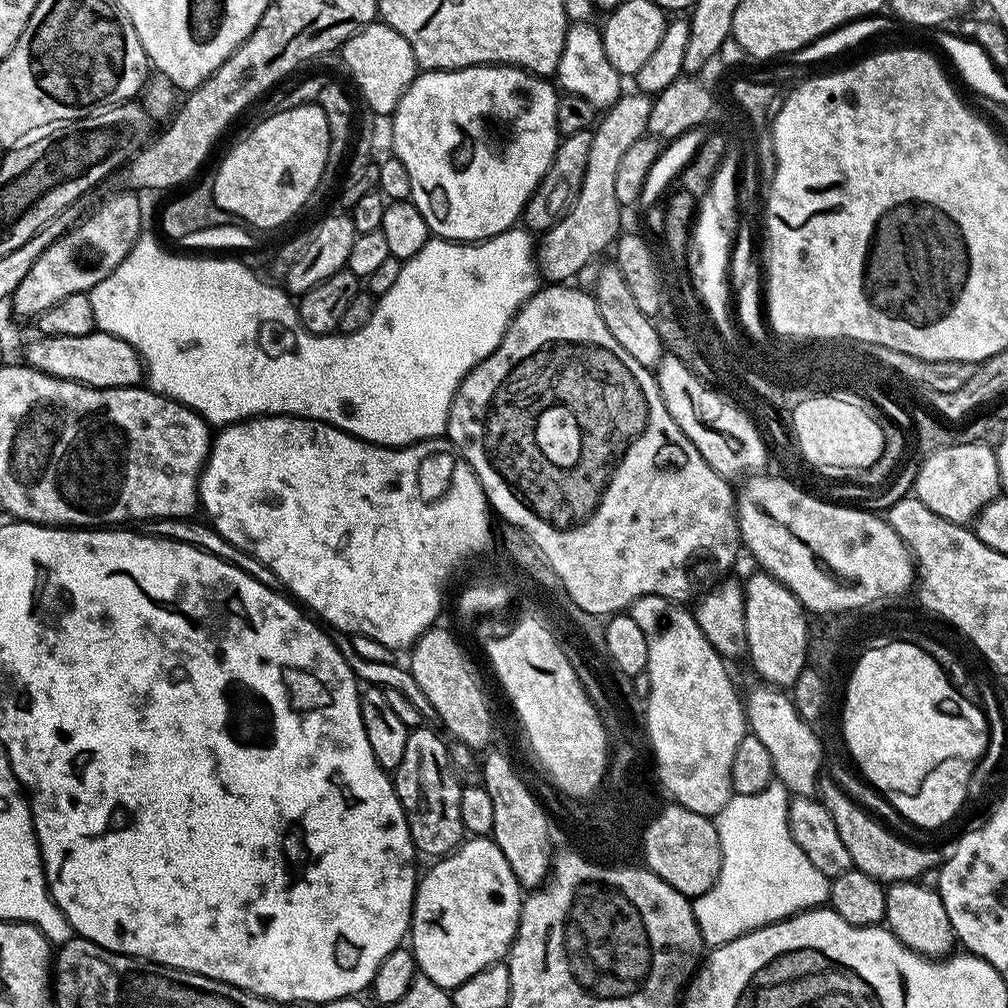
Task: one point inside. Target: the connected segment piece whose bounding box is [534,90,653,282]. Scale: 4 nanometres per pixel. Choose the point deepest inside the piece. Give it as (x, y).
(592, 224)

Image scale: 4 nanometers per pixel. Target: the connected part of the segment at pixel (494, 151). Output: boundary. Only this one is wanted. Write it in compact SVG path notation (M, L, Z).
M482 64L475 68L424 70L417 75L410 87L402 94L396 111L391 115L393 120L392 151L400 159L402 166L406 166L406 171L410 173L412 205L420 211L422 218L426 218L429 233L433 237L457 242L479 242L517 227L518 221L523 217L524 208L528 205L528 199L532 197L534 190L550 170L550 166L556 160L556 152L560 149L562 137L558 130L559 101L557 85L551 79L534 76L531 72L525 72L523 68Z

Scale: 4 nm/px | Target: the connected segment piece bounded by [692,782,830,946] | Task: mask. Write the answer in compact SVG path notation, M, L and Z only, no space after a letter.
M773 782L758 794L733 795L724 809L714 817L722 850L720 876L714 887L706 890L706 894L692 900L694 918L705 945L729 944L739 936L753 932L755 928L765 928L768 924L786 920L797 912L806 912L810 908L828 904L829 877L824 876L822 870L818 870L818 866L806 858L806 854L802 854L802 846L794 842L790 832L789 799L790 789L782 783Z

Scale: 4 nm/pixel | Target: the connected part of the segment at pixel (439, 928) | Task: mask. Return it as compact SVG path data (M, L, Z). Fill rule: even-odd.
M492 838L465 839L456 851L439 857L433 864L436 865L425 876L423 873L419 877L416 886L416 899L412 902L410 947L423 979L451 990L466 982L466 978L474 978L478 970L499 964L507 957L516 938L516 927L520 924L522 887Z

